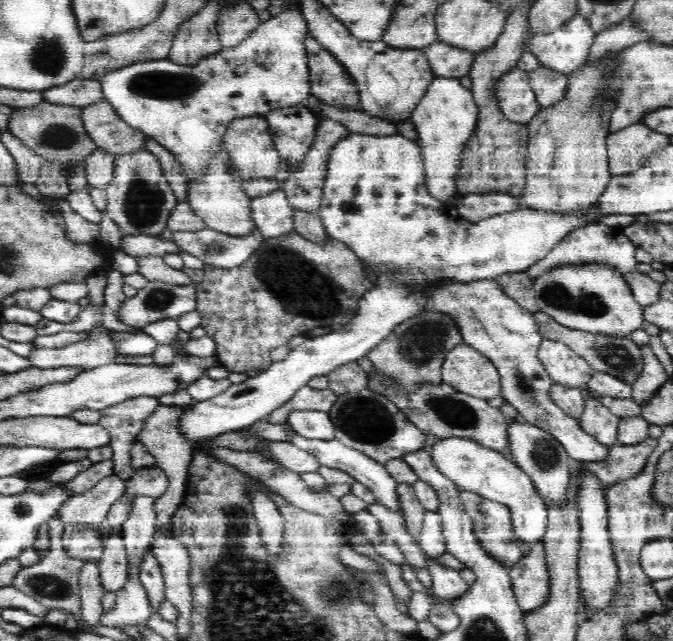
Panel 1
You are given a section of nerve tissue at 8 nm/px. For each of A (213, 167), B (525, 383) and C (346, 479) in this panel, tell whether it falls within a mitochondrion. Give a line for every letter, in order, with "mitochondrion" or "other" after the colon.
A: other
B: mitochondrion
C: other

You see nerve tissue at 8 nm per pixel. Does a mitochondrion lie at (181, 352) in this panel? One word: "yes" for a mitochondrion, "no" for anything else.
no

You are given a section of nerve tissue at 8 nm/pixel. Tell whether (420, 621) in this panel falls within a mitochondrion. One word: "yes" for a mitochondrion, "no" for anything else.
no

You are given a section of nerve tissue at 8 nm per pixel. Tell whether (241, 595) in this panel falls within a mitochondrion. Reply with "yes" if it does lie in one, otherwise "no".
yes

